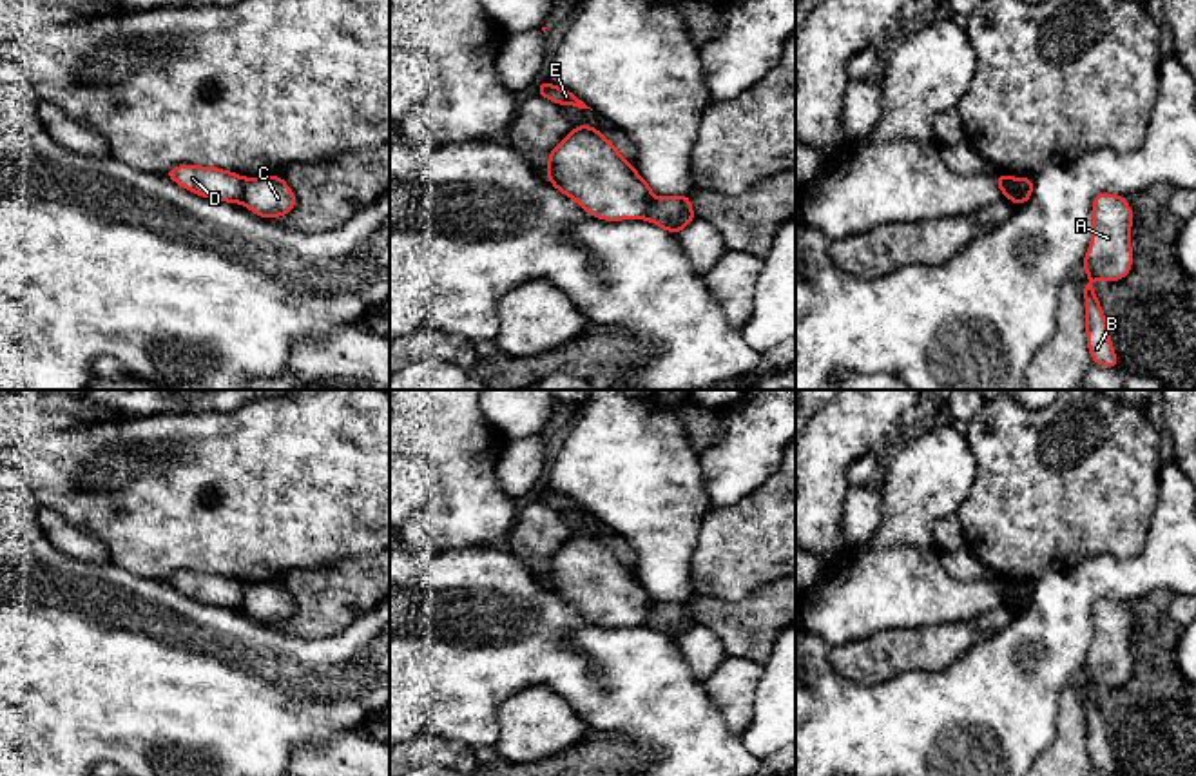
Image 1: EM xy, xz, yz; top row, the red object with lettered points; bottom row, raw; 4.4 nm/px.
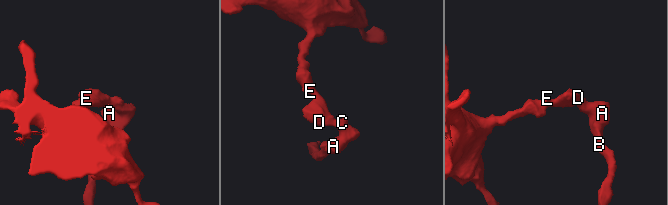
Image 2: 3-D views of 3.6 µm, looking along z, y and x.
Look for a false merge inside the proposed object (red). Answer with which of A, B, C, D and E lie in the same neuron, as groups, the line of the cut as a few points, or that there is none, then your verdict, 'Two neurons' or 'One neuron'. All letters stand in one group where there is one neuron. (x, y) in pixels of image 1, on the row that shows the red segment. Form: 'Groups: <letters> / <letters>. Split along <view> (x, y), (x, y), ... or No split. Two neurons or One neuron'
Groups: A B C / D E. Split along xy (243, 178), (243, 196), (240, 200). Two neurons

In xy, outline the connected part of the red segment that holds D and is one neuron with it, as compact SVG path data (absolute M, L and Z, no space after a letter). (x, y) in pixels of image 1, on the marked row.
M178 165L163 176L179 187L208 199L239 203L243 199L243 178L216 167Z

